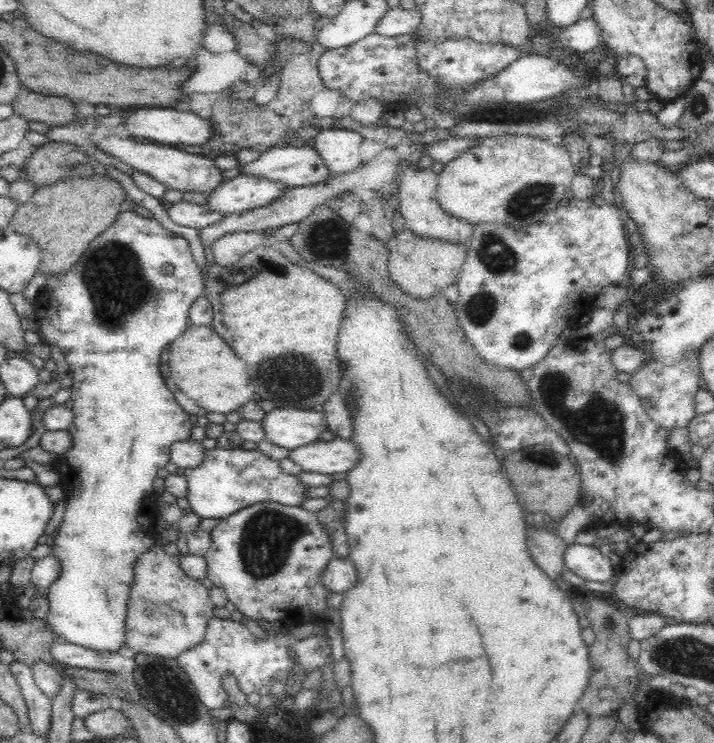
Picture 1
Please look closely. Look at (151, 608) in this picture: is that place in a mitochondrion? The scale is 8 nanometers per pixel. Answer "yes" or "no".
yes

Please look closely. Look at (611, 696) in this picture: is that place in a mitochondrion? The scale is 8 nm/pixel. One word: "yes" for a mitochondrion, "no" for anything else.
no

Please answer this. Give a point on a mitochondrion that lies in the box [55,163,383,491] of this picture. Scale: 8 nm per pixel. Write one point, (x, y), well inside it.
(118, 287)

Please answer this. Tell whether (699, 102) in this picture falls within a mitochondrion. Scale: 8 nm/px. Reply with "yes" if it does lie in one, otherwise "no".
yes

